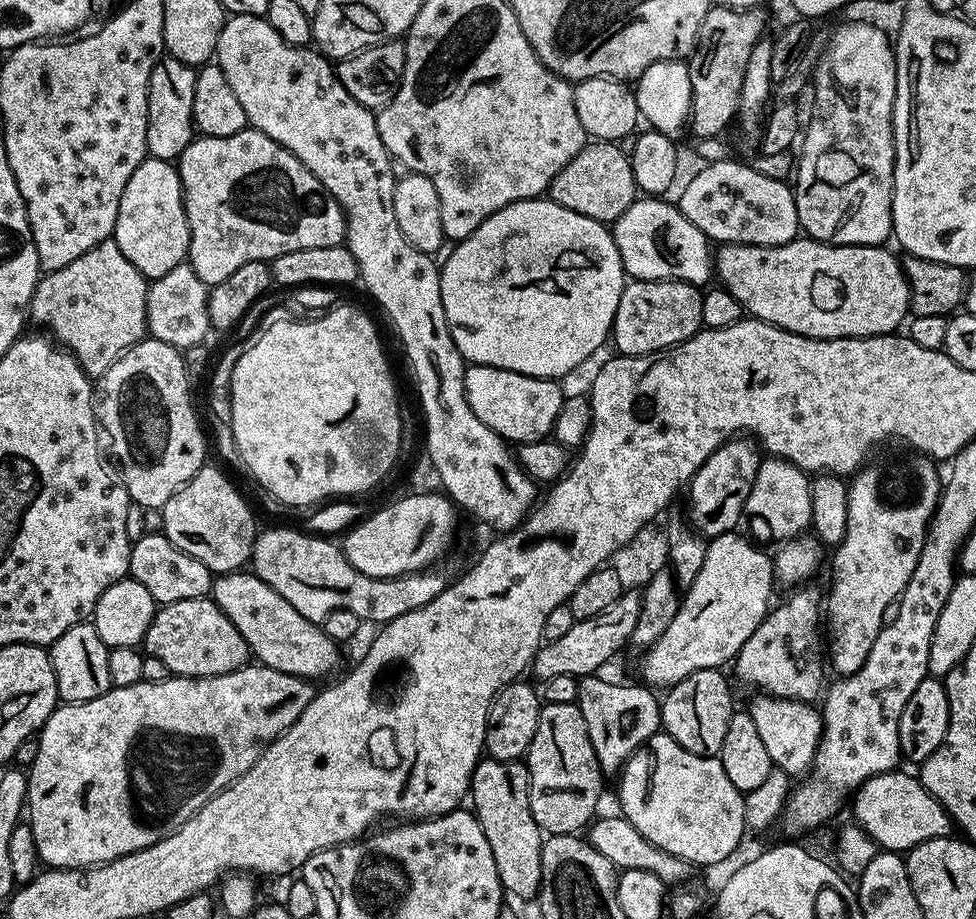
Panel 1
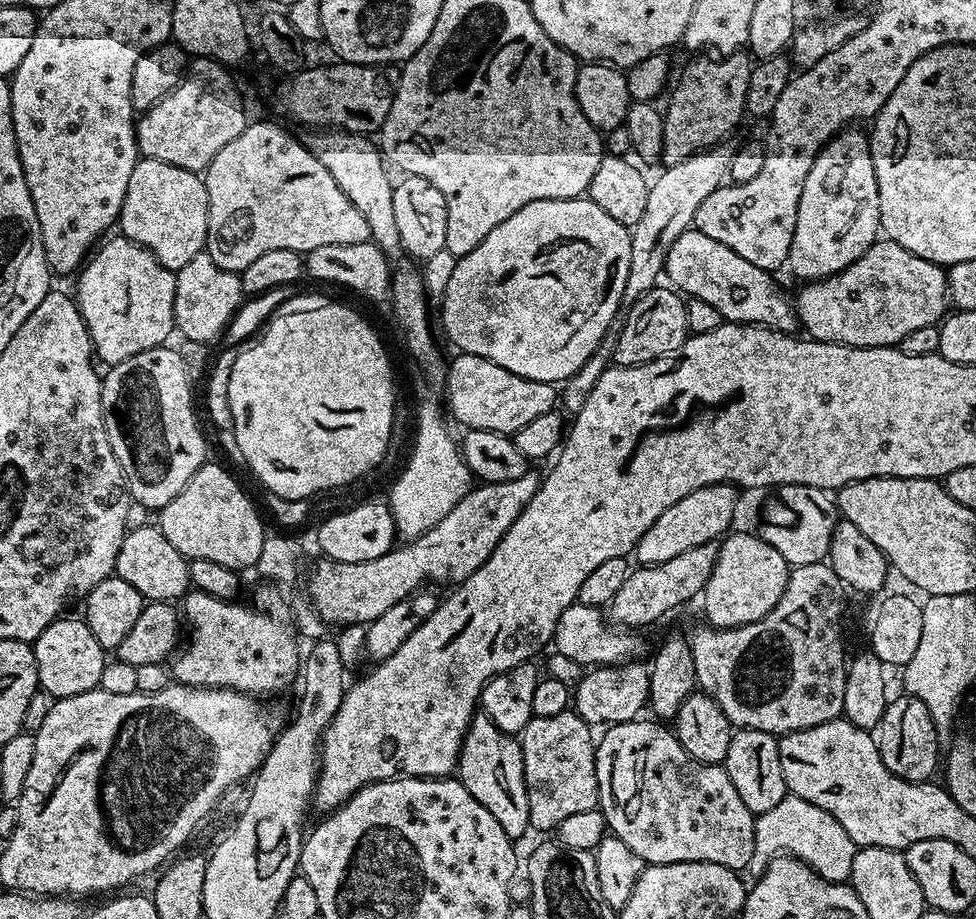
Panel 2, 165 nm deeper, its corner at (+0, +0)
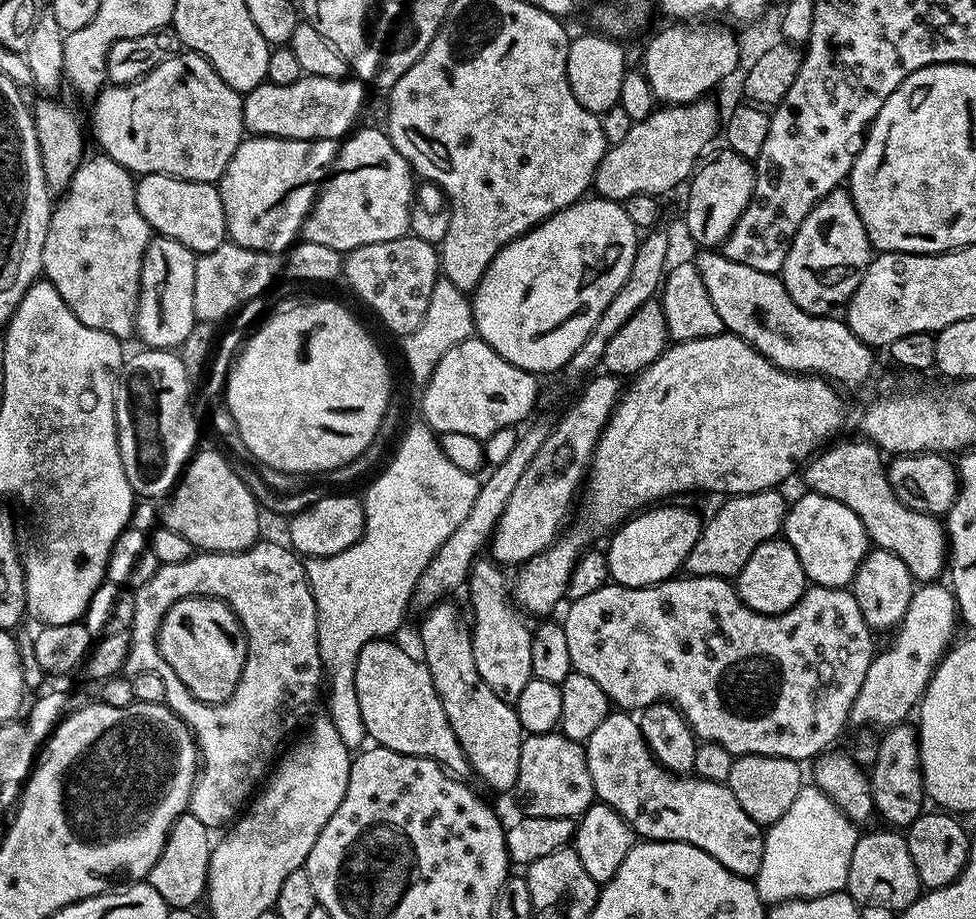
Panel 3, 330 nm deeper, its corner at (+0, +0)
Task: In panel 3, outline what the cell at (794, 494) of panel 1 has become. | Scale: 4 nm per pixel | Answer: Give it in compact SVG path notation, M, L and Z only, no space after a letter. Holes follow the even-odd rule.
M805 491L803 495L796 501L791 501L788 513L784 515L783 539L787 540L790 546L794 546L794 554L798 554L798 562L802 562L804 577L815 587L848 588L862 558L870 551L866 526L862 526L862 518L858 518L858 514L850 510L850 506L842 506L842 502L834 498L810 491Z

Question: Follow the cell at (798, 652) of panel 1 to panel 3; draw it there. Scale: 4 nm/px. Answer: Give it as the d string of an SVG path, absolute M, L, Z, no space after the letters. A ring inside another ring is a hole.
M680 574L649 588L627 588L610 582L602 586L602 590L594 590L594 594L573 600L567 606L568 613L562 617L562 623L566 634L566 646L570 649L570 662L575 671L586 674L586 678L594 678L594 682L602 686L609 701L617 709L639 710L661 702L673 704L675 708L680 709L680 713L701 741L722 746L727 752L731 752L733 757L777 756L805 762L804 760L811 761L829 751L835 745L832 743L839 738L840 731L848 724L848 715L854 706L854 698L858 698L862 678L866 678L866 670L870 670L870 662L874 655L873 629L868 627L866 618L862 618L862 610L858 610L858 602L848 588L812 586L804 591L800 601L790 610L778 616L763 616L762 613L748 608L741 602L731 579L722 576Z

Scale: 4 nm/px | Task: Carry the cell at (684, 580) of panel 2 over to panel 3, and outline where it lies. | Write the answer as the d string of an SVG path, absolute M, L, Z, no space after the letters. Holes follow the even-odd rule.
M767 488L761 492L727 497L723 501L725 504L709 520L707 517L706 523L701 527L698 542L694 546L694 550L690 550L683 571L689 576L722 576L725 578L739 576L742 566L746 566L746 562L750 562L750 554L754 554L754 550L758 550L758 546L762 546L762 542L775 540L781 535L784 515L788 513L790 507L789 501L787 499L784 501L782 493L783 491L775 488Z

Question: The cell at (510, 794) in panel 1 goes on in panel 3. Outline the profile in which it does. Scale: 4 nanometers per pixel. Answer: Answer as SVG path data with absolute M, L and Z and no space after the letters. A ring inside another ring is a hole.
M452 602L433 604L423 613L424 621L420 624L420 644L424 647L422 659L430 670L430 678L434 678L434 690L440 695L442 710L446 710L446 718L450 718L450 730L458 738L458 746L462 746L462 754L470 762L473 773L481 776L496 792L511 793L516 787L518 778L518 758L522 750L522 742L526 735L518 722L515 707L508 704L486 682L482 682L482 674L478 674L478 666L474 666L474 650L472 649L472 629L469 621L460 613L460 608Z

